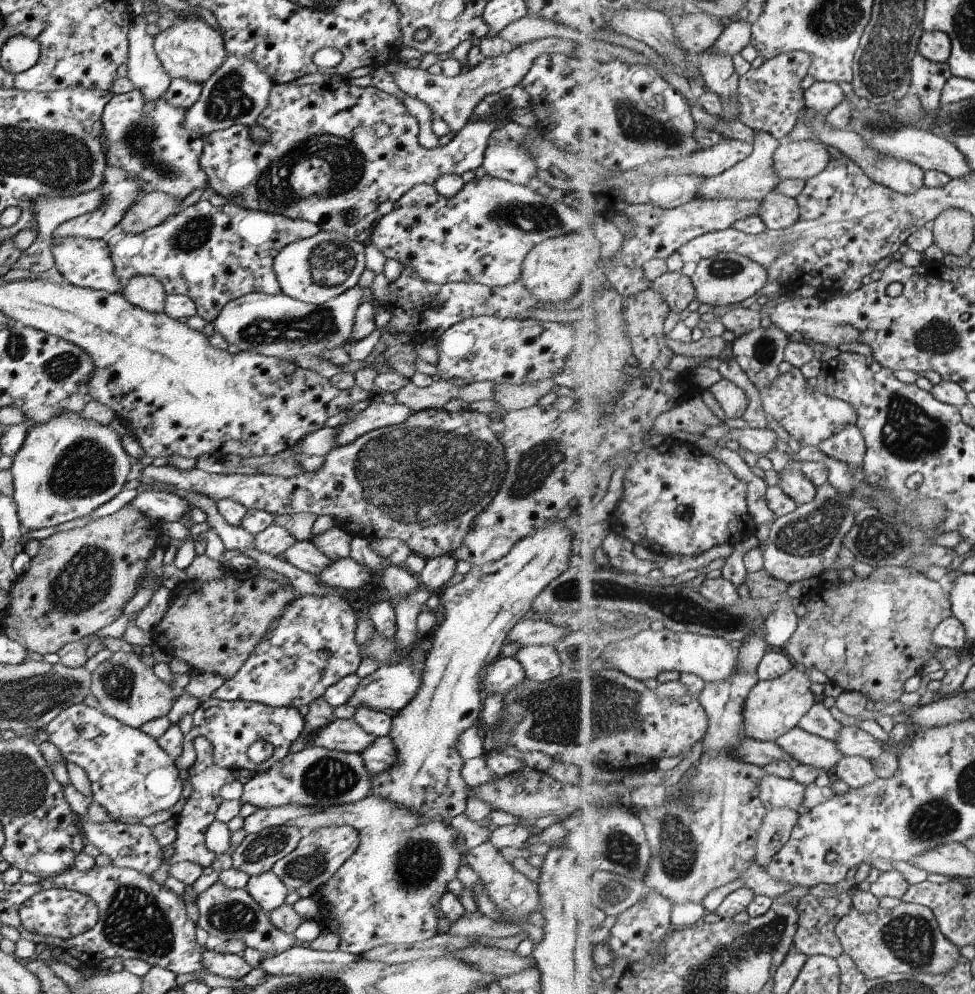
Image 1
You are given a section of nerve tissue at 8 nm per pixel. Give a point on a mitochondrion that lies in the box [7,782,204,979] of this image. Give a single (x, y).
(134, 920)

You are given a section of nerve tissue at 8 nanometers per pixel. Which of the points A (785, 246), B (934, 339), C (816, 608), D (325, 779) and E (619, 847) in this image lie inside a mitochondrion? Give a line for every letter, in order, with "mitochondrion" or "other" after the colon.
A: mitochondrion
B: mitochondrion
C: other
D: mitochondrion
E: mitochondrion

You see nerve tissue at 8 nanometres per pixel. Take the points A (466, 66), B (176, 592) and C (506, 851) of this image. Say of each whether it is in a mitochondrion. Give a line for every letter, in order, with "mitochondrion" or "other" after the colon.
A: other
B: other
C: other

